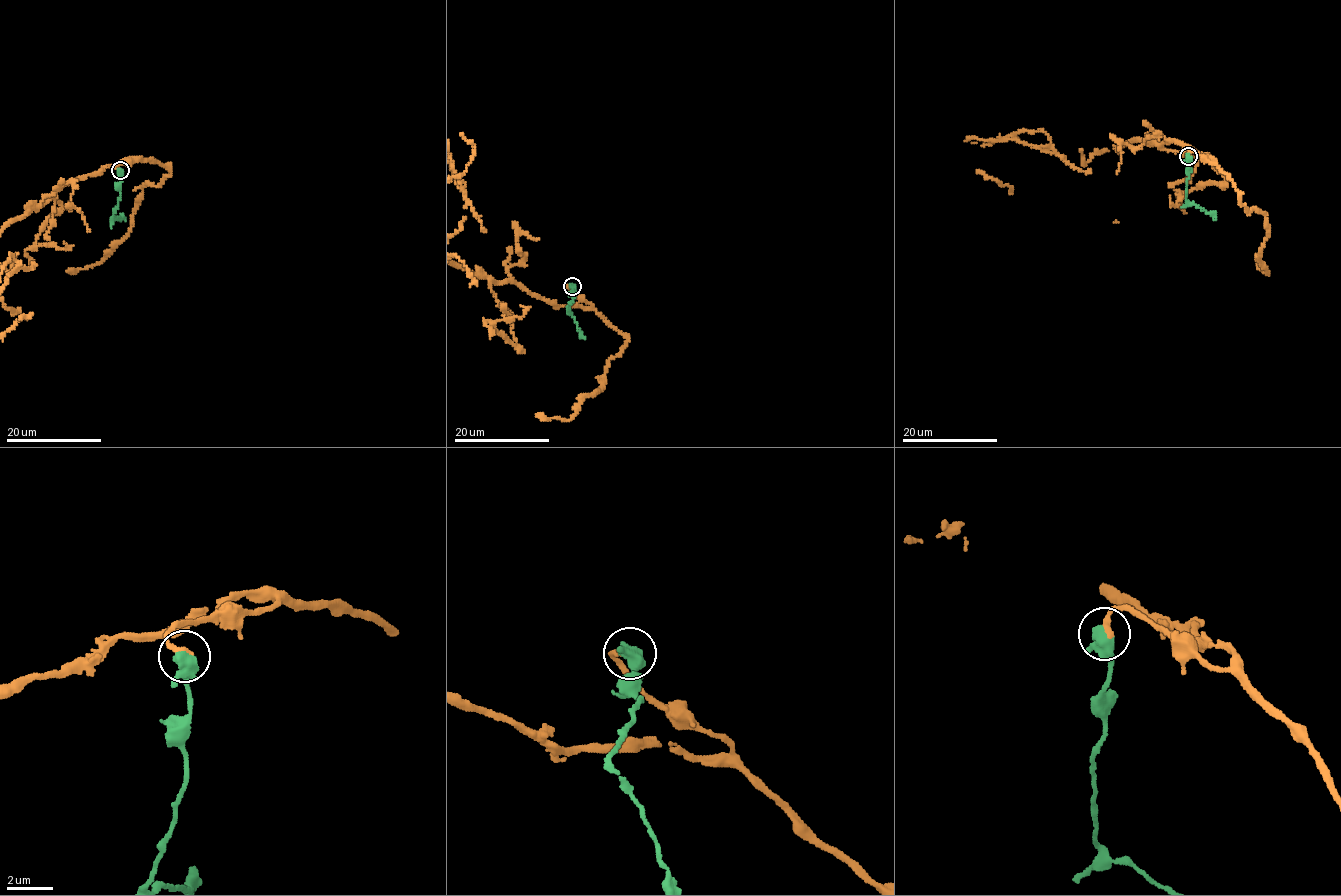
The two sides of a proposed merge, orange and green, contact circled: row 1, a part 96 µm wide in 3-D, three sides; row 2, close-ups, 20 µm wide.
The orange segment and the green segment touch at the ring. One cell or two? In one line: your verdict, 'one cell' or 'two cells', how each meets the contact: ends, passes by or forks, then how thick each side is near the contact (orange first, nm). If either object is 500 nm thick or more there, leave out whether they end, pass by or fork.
one cell; orange ends there; green passes by; 280 nm thick on the orange side, 480 nm on the other

